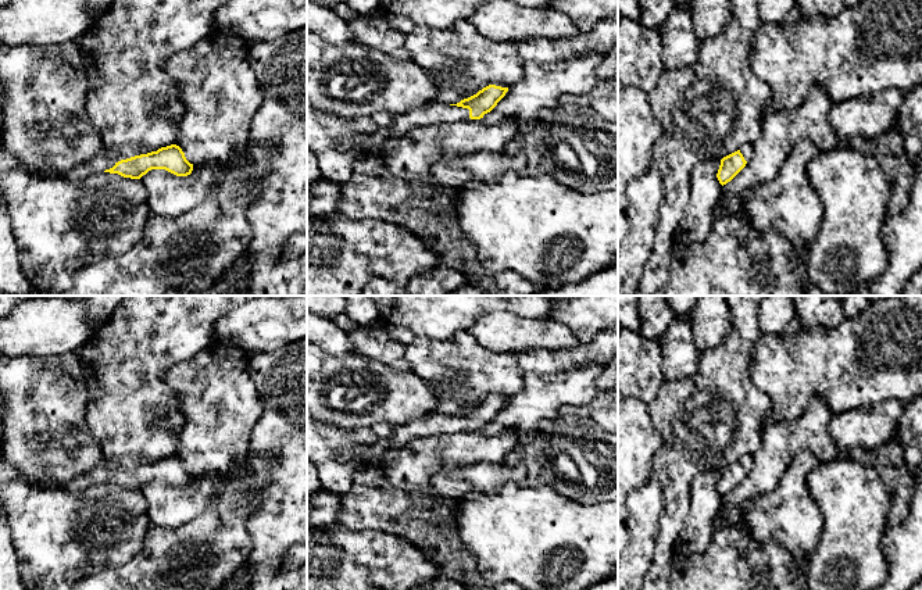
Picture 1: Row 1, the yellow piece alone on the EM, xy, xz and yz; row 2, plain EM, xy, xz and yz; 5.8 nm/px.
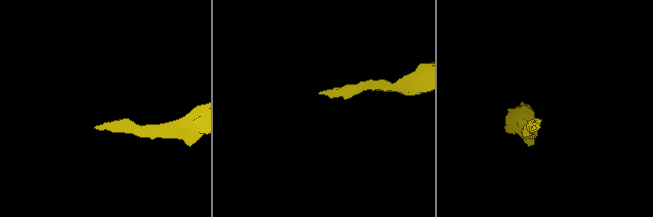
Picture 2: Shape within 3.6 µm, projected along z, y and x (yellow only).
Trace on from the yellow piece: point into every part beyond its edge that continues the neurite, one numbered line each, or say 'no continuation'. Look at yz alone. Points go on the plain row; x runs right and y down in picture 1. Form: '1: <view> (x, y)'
1: yz (747, 461)

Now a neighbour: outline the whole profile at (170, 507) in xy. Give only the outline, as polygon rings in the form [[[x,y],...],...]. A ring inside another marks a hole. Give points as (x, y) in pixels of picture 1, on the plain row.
[[[214,472],[193,476],[187,487],[176,487],[165,480],[149,482],[140,491],[149,505],[151,526],[176,532],[221,496],[225,483],[224,476]]]

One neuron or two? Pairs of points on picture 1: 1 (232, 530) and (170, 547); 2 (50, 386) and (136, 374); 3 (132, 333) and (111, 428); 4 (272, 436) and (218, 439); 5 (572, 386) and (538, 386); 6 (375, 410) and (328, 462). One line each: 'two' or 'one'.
1: one
2: two
3: one
4: two
5: one
6: two

